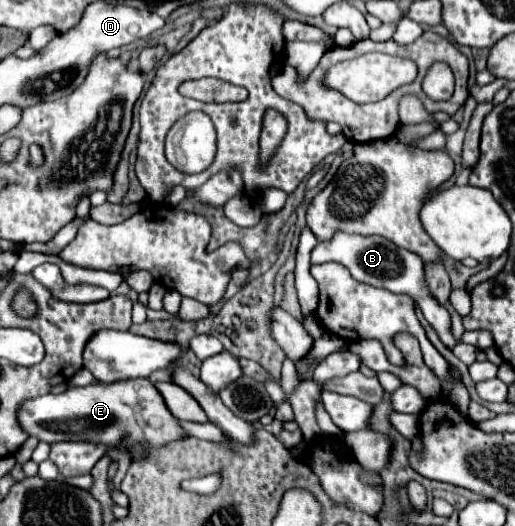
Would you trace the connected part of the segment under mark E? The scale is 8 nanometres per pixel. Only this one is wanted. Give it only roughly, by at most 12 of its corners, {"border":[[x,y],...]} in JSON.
{"border":[[148,379],[28,399],[38,441],[158,447],[188,437]]}

